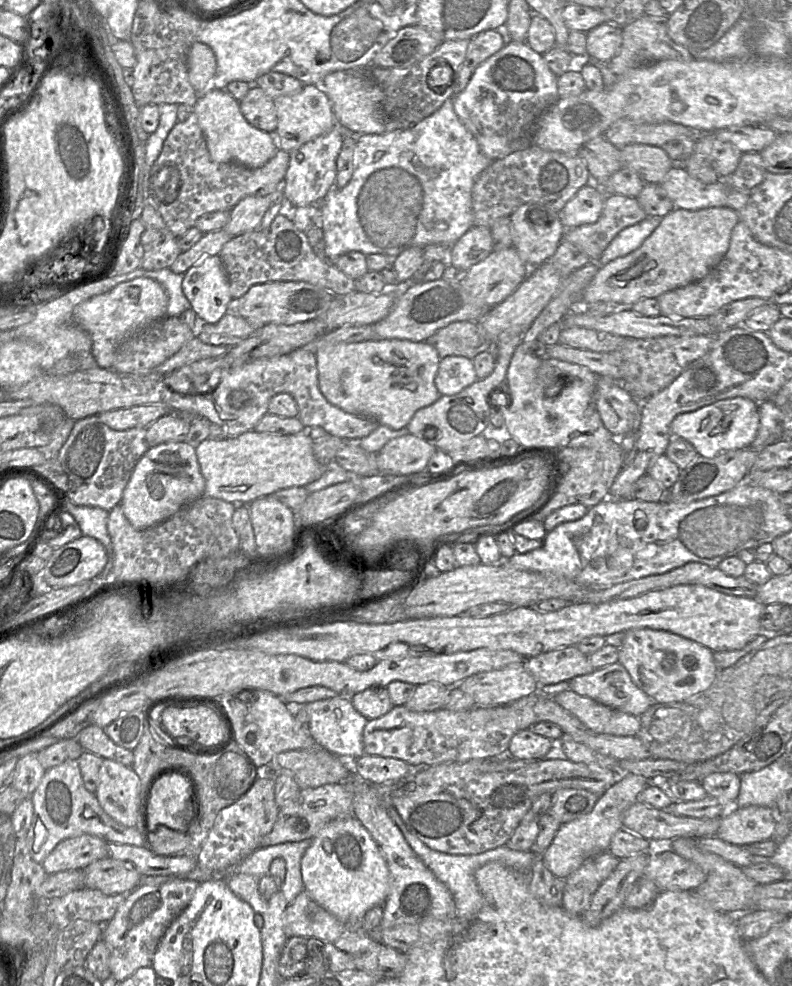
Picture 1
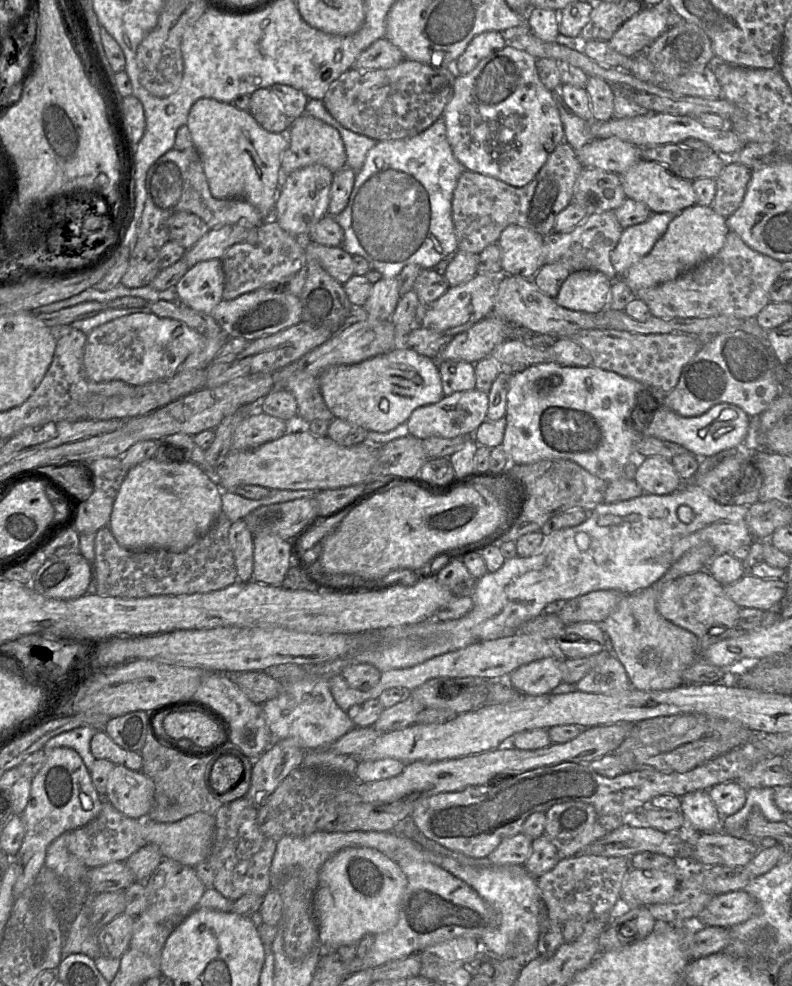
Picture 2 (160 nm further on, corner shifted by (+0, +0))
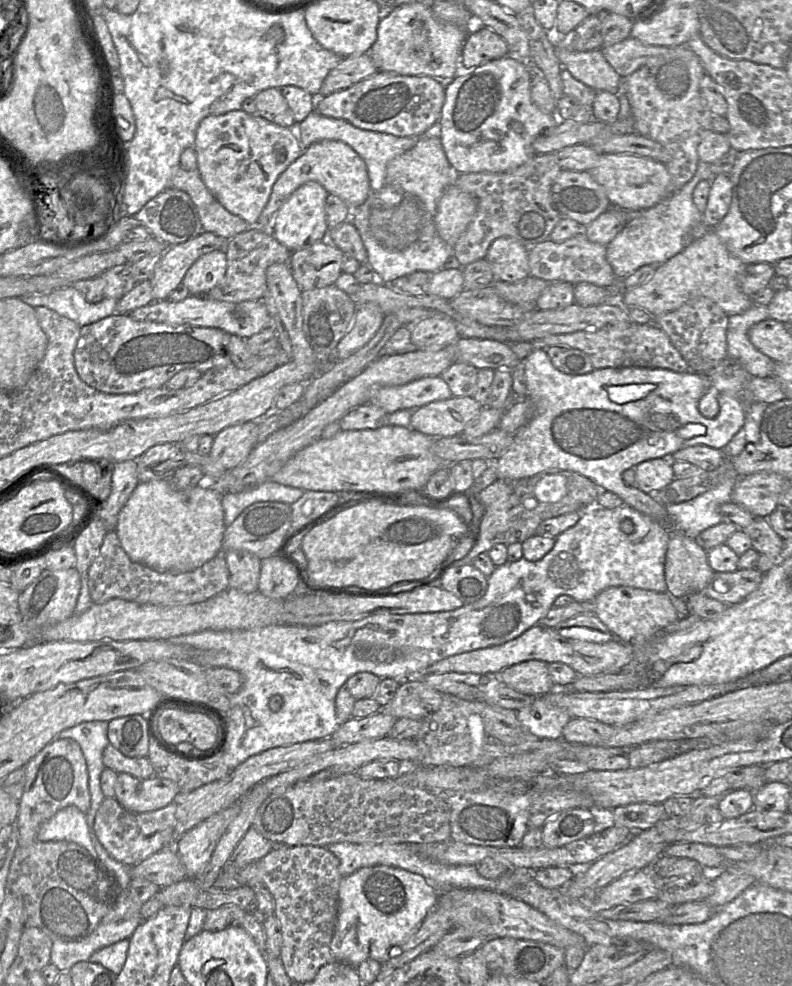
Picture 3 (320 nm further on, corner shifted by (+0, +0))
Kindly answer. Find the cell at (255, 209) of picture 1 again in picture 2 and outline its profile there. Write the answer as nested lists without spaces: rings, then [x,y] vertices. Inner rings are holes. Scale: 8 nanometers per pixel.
[[[225,225],[210,229],[195,245],[186,249],[182,260],[189,268],[204,260],[221,260],[224,253],[237,243],[255,244],[257,230],[258,227],[246,228],[238,225]]]

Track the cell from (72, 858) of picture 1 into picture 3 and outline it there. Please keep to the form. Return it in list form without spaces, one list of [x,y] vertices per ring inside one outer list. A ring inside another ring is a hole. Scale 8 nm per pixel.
[[[104,798],[95,816],[93,832],[112,858],[133,867],[164,848],[174,848],[176,809],[177,803],[172,802],[156,811],[135,813],[122,807],[115,798]]]

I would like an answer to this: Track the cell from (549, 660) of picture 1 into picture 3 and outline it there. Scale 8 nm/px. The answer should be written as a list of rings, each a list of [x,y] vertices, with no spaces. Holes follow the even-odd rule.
[[[540,660],[512,665],[498,675],[512,689],[533,697],[543,696],[556,689],[548,670],[548,663]]]

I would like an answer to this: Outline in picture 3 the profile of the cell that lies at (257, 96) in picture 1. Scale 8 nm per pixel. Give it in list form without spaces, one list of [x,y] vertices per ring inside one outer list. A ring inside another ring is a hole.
[[[268,88],[254,96],[256,114],[282,127],[291,128],[295,120],[280,88]]]

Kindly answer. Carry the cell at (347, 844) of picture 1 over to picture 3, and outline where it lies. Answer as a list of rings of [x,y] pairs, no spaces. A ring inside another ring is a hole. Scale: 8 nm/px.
[[[391,866],[364,867],[343,877],[337,924],[330,943],[334,958],[353,967],[367,959],[386,962],[412,937],[440,895],[421,875]]]

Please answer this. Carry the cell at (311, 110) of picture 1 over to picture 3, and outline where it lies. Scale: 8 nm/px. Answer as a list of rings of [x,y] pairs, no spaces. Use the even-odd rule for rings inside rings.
[[[322,140],[305,148],[273,184],[269,200],[253,228],[271,231],[271,224],[282,204],[301,185],[308,181],[320,183],[329,194],[346,202],[351,209],[361,205],[370,195],[371,188],[365,161],[346,143]]]

